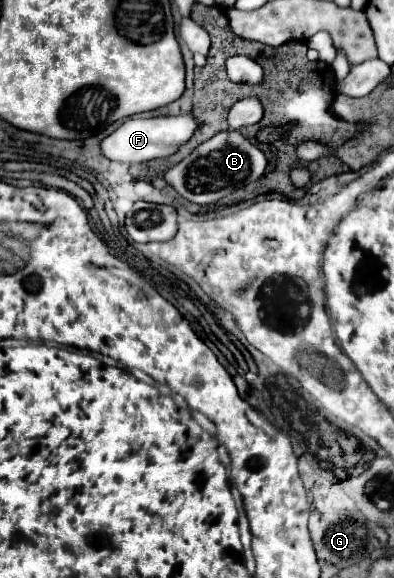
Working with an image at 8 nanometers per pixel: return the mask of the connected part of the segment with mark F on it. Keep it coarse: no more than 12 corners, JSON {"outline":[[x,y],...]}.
{"outline":[[193,115],[131,117],[101,141],[109,161],[171,157]]}

